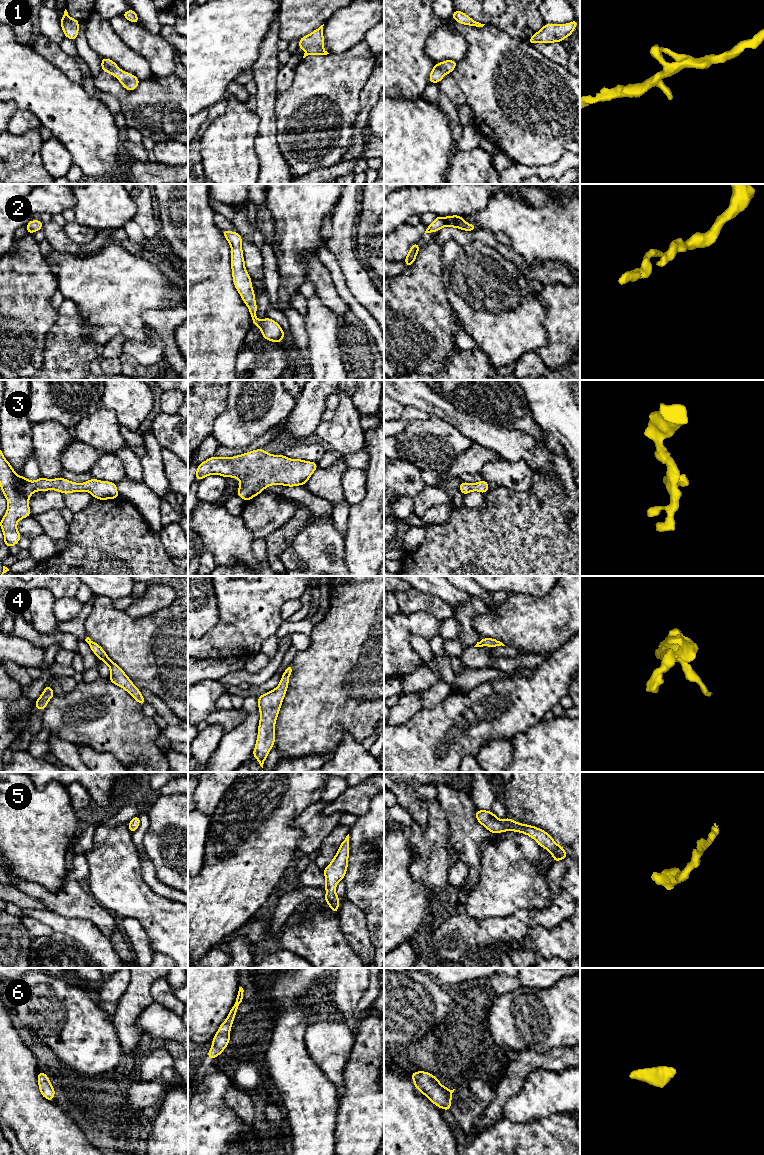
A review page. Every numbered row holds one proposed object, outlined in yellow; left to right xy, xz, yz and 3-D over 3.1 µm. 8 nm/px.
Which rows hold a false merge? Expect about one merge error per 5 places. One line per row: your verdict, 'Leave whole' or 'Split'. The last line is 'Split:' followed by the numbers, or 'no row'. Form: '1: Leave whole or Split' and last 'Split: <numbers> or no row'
1: Leave whole
2: Leave whole
3: Leave whole
4: Leave whole
5: Leave whole
6: Leave whole
Split: no row

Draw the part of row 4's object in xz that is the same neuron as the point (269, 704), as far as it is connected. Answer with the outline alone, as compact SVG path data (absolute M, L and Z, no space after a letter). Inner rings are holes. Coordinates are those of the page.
M291 664L285 669L279 685L257 698L260 721L252 755L262 768L267 755L275 744L275 723L289 685L288 677L292 674L292 671L293 666Z

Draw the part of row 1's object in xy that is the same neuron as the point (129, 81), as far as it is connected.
M102 58L101 67L103 72L108 72L115 76L128 91L135 90L139 85L140 80L135 75L121 70L111 59Z

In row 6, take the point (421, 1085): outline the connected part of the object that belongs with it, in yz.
M415 1071L411 1077L416 1089L429 1098L434 1105L450 1111L452 1093L455 1089L449 1090L434 1075L426 1071Z

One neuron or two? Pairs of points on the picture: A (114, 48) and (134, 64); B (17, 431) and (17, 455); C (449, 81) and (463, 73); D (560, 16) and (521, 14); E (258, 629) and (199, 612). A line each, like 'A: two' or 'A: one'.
A: one
B: one
C: two
D: two
E: two

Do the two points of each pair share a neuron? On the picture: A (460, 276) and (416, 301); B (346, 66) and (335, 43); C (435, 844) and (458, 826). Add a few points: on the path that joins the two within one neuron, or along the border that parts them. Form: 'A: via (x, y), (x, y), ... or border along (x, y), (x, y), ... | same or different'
A: border along (442, 262), (442, 282), (445, 296), (452, 307) | different
B: border along (360, 41), (339, 54), (329, 54) | different
C: border along (443, 810), (450, 827), (448, 847), (456, 855) | different

